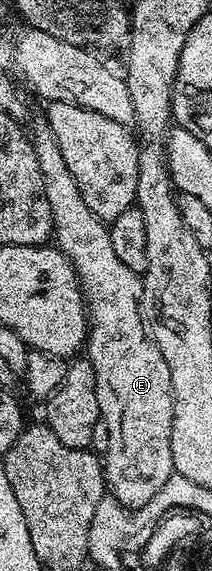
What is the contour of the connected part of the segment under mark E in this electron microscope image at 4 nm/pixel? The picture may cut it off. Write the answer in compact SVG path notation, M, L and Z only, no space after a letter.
M39 117L29 127L31 144L37 153L37 161L41 164L41 177L45 181L45 197L49 197L49 209L53 213L54 242L63 256L75 267L83 288L89 330L85 344L85 358L93 365L93 373L97 373L97 405L102 426L107 426L107 459L105 455L106 484L113 498L128 509L135 510L145 506L160 491L165 481L175 470L173 465L173 449L171 434L173 433L173 381L169 381L169 365L165 365L165 357L161 357L161 349L157 349L155 340L151 338L145 326L141 300L143 297L143 280L133 273L119 260L113 249L113 241L109 241L108 224L102 223L85 205L85 197L81 197L81 189L77 189L77 181L73 181L73 173L69 173L69 165L65 165L65 157L61 157L61 149L57 146L57 137L53 137L53 129L46 118Z

